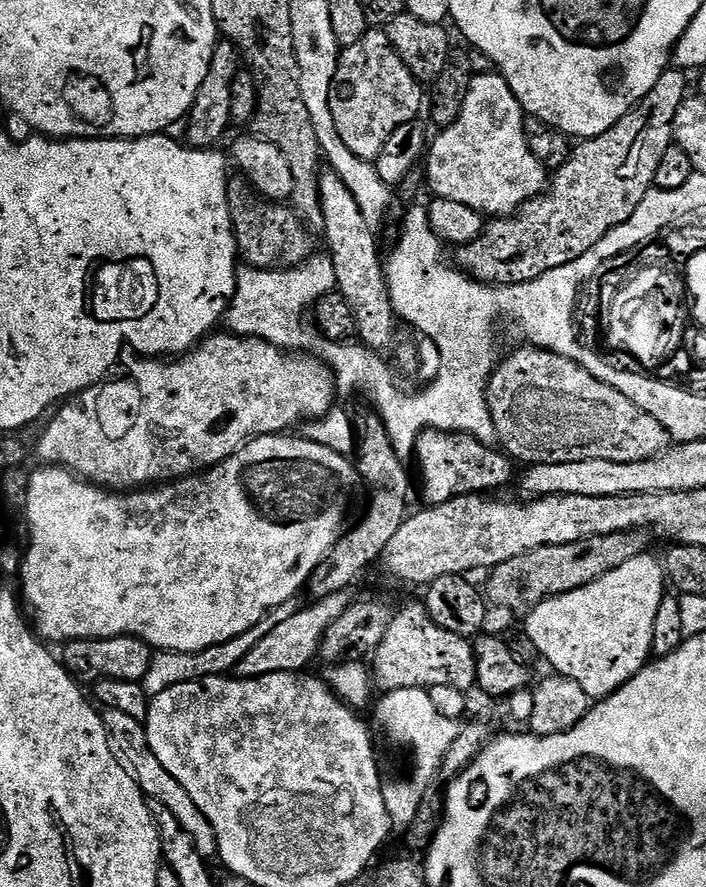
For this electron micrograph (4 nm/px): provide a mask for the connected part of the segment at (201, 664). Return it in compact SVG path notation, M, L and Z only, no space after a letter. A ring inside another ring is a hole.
M293 598L282 602L282 606L278 606L273 612L267 612L253 628L246 630L246 634L225 644L210 646L201 652L157 651L150 662L150 670L146 670L146 678L142 681L146 694L151 698L162 694L162 690L170 690L170 686L182 686L182 682L194 682L207 676L231 673L238 666L238 662L242 662L242 658L246 658L246 654L250 654L250 650L254 650L254 646L258 646L258 642L262 642L266 634L270 634L270 630L276 629L281 622L286 622L286 618L291 618L295 612L300 611L302 604L298 601L299 599Z

